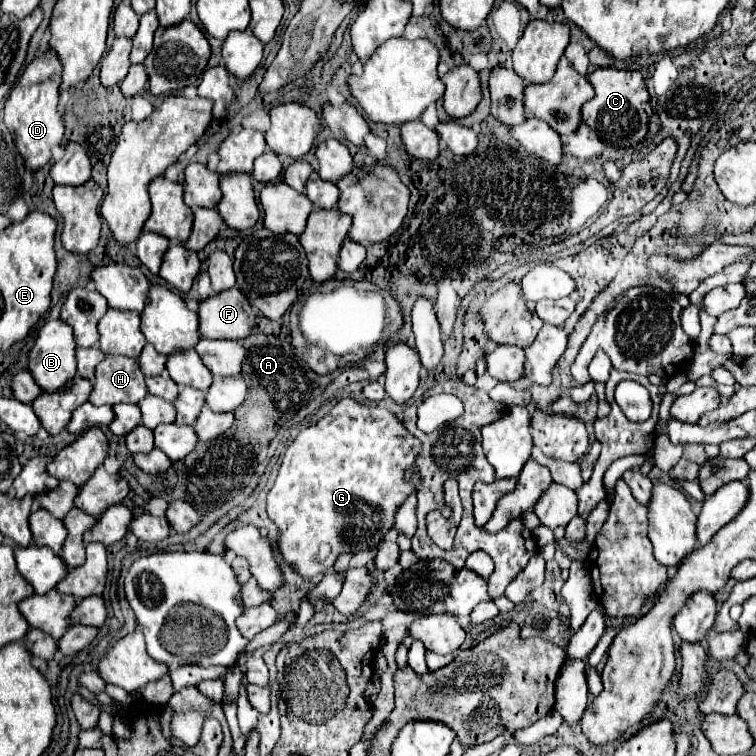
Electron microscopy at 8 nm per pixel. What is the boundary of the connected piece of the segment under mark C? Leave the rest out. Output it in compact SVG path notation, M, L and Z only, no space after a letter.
M597 68L589 74L589 82L595 90L595 96L581 106L581 118L599 136L599 140L615 148L631 148L643 142L649 124L649 116L643 110L643 102L649 102L649 94L641 72Z

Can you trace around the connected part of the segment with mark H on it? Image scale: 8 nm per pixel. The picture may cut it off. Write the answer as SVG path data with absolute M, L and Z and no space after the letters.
M107 356L97 364L95 384L89 396L91 404L137 404L143 396L147 396L147 386L137 360L127 356Z

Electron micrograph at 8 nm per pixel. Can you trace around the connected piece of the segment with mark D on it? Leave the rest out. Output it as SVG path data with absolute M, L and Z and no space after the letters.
M43 48L23 70L5 102L5 126L15 138L17 150L21 152L29 170L39 170L51 160L53 146L61 144L65 126L63 116L57 110L61 84L61 62L51 48Z

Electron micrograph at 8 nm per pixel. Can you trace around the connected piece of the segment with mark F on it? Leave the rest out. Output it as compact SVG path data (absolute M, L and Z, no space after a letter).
M237 288L223 290L215 296L205 298L199 304L199 332L201 338L227 338L243 340L251 334L255 324L255 314L251 304Z

